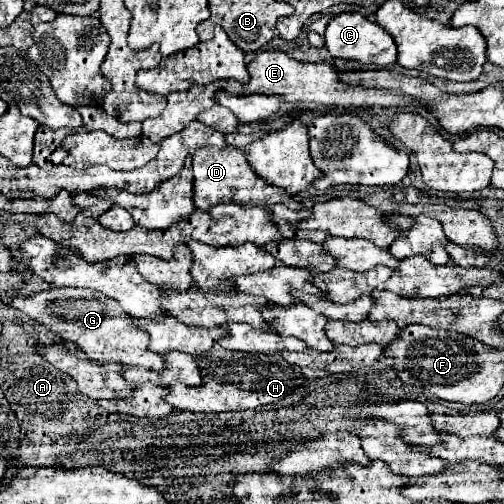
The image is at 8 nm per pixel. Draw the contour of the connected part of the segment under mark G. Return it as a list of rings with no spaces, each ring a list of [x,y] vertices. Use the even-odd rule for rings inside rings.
[[[49,284],[43,292],[35,296],[25,298],[3,298],[5,304],[21,310],[37,324],[43,324],[47,330],[55,332],[61,342],[75,344],[79,350],[87,354],[93,362],[117,362],[117,364],[133,364],[143,366],[147,370],[159,370],[163,368],[163,356],[151,352],[147,348],[147,334],[139,332],[135,324],[131,324],[131,316],[119,310],[119,304],[111,300],[109,296],[103,296],[103,292],[85,290],[85,288],[59,288],[55,284]]]

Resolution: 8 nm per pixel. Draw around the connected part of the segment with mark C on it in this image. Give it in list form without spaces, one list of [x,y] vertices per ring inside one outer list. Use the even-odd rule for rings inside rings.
[[[343,12],[335,16],[327,30],[325,30],[325,48],[333,58],[343,58],[343,60],[357,60],[363,64],[373,64],[379,68],[391,66],[397,62],[397,46],[391,34],[387,34],[379,24],[367,20],[361,14],[353,12]]]

